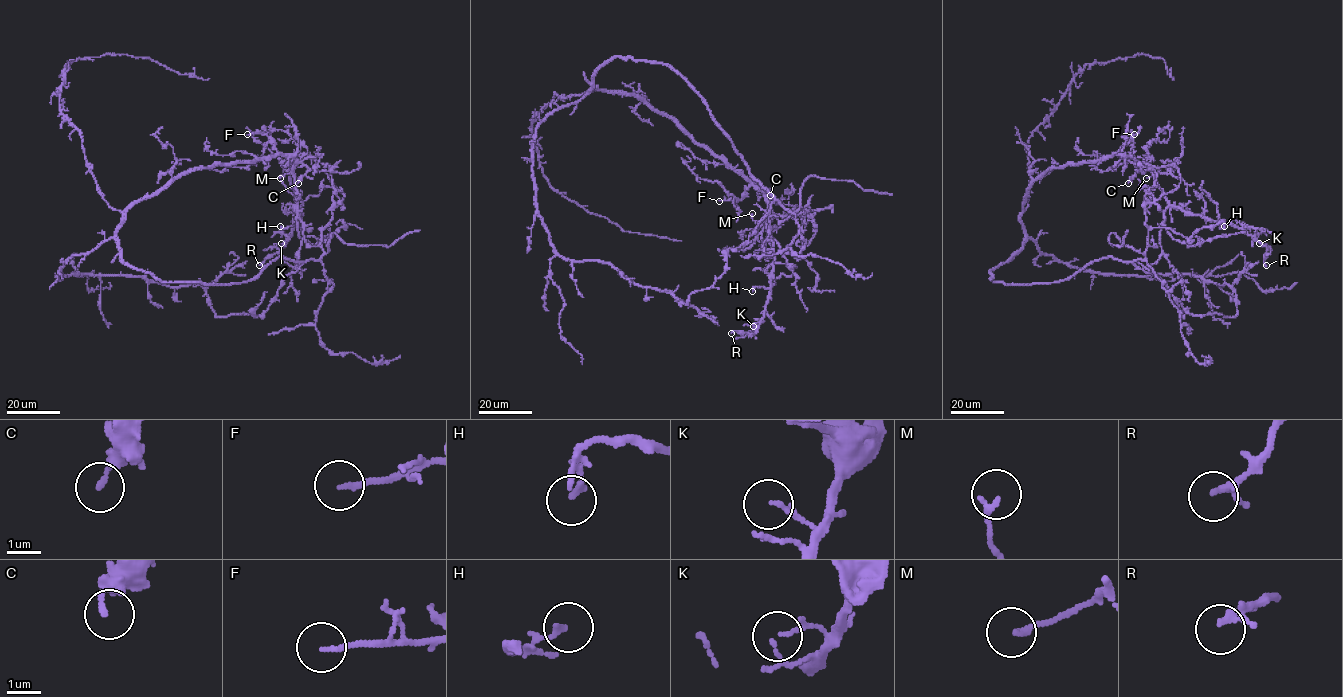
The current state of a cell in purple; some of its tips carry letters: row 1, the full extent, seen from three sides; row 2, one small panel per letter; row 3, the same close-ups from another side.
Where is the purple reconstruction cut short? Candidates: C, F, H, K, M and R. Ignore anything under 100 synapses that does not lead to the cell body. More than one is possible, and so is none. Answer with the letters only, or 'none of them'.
none of them

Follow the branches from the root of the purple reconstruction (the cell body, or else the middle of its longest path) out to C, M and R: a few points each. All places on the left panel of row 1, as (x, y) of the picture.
C: (121, 256), (117, 228), (122, 215), (187, 172), (290, 154), (309, 169), (298, 183)
M: (121, 256), (117, 228), (122, 215), (187, 172), (290, 154), (295, 160), (294, 169), (280, 178)
R: (121, 256), (117, 228), (122, 215), (175, 179), (199, 168), (290, 154), (301, 215), (283, 247), (259, 265)

